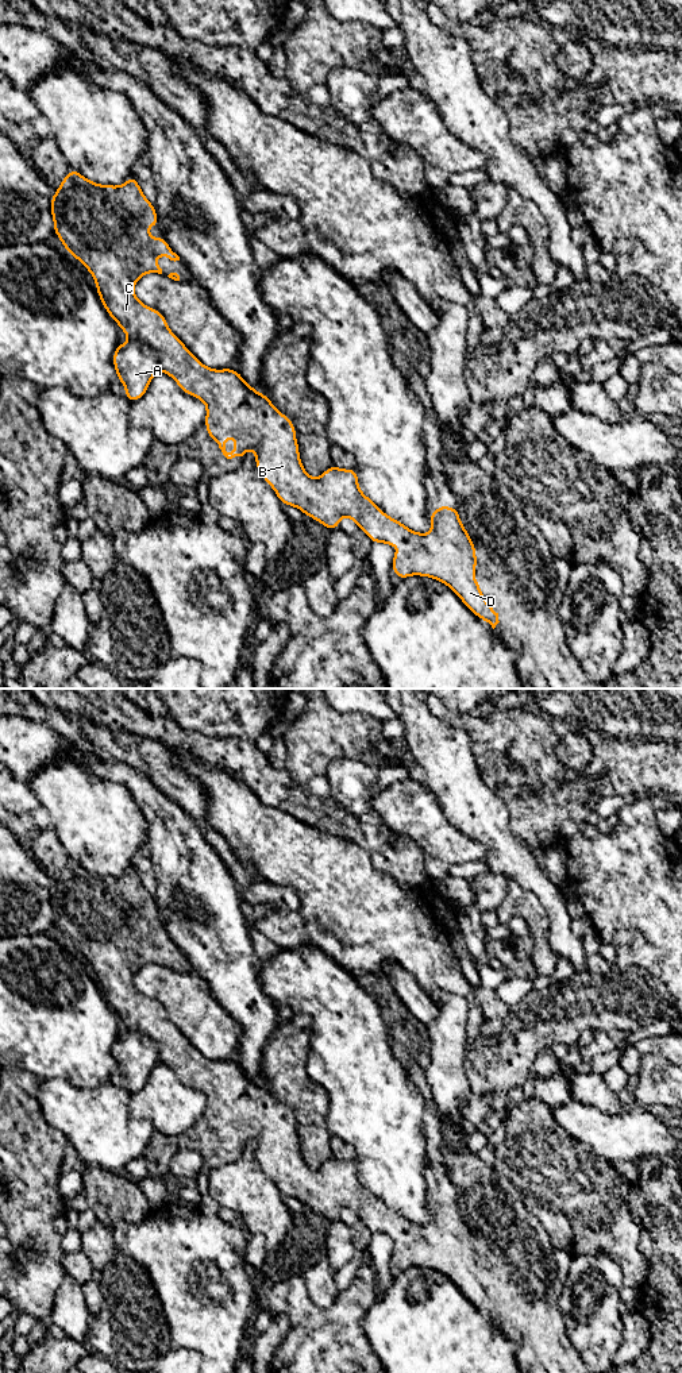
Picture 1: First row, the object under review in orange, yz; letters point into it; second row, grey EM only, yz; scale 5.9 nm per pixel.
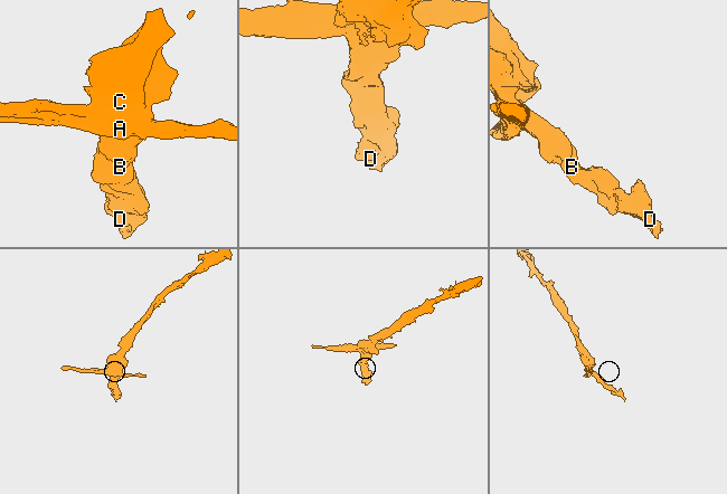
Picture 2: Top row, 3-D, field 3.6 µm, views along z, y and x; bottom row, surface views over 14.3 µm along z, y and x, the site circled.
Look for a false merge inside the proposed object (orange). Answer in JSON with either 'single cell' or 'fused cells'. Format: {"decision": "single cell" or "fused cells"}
{"decision": "fused cells"}

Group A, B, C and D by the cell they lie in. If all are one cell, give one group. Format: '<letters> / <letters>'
A / B C D

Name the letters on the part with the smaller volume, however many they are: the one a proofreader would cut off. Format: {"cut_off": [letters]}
{"cut_off": ["A"]}

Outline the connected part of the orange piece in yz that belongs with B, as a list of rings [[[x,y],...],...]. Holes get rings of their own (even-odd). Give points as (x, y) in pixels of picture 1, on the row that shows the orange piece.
[[[69,170],[65,181],[57,184],[61,190],[51,197],[54,234],[66,251],[78,259],[93,275],[96,290],[108,315],[126,332],[130,342],[142,342],[158,354],[159,370],[170,375],[184,393],[200,398],[207,405],[205,428],[227,459],[243,456],[248,450],[257,454],[255,466],[273,487],[284,505],[296,506],[304,514],[321,522],[330,531],[339,528],[339,518],[352,518],[373,543],[394,544],[392,571],[405,579],[411,575],[429,576],[447,585],[462,602],[494,629],[498,613],[488,605],[474,578],[478,564],[475,545],[459,520],[455,506],[440,505],[429,521],[432,531],[427,535],[415,532],[385,514],[358,487],[355,468],[327,468],[320,478],[311,478],[300,460],[296,429],[289,417],[278,412],[267,396],[244,382],[239,371],[213,370],[204,366],[185,344],[169,329],[163,315],[142,304],[134,294],[134,285],[147,273],[162,274],[154,251],[170,261],[180,257],[167,246],[163,235],[157,240],[147,234],[147,225],[158,227],[154,205],[145,197],[135,176],[122,186],[99,185],[86,180],[77,170]],[[232,436],[236,450],[226,451],[226,437]]]

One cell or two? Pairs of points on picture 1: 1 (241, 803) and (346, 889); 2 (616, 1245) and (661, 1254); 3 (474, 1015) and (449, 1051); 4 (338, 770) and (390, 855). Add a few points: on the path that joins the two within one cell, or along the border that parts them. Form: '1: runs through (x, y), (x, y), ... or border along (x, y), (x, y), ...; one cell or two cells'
1: runs through (266, 829), (291, 853), (320, 867); one cell
2: border along (632, 1219), (642, 1229), (647, 1281); two cells
3: border along (459, 994), (467, 1003), (469, 1038); two cells
4: border along (330, 798), (339, 808), (357, 817); two cells

